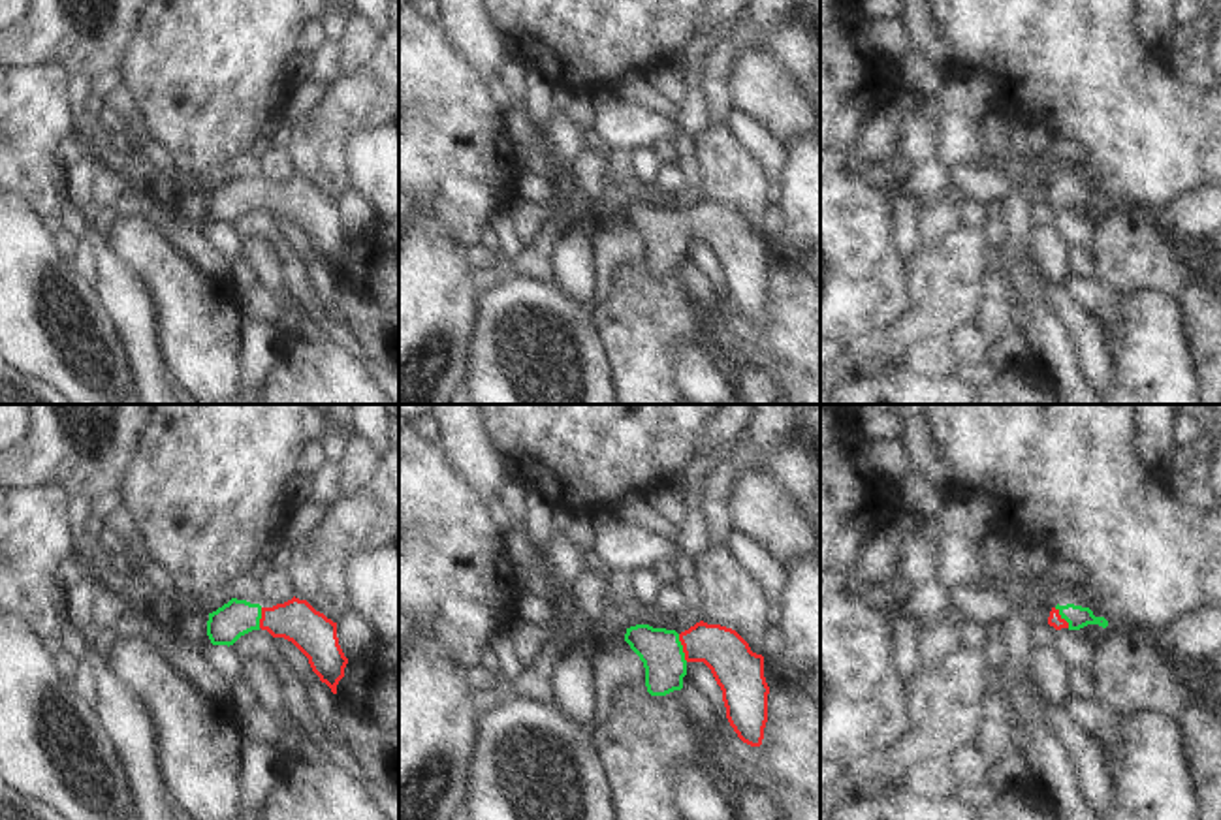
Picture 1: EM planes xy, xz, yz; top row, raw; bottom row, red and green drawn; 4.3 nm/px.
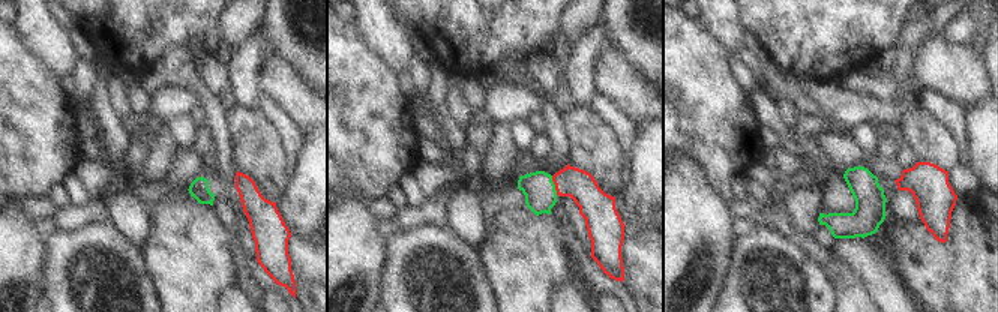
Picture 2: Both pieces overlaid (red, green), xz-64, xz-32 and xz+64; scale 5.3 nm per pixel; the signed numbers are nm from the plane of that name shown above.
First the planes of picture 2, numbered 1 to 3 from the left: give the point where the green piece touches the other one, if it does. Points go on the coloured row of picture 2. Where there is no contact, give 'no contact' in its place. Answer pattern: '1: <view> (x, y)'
1: no contact
2: xz-32 (556, 185)
3: no contact

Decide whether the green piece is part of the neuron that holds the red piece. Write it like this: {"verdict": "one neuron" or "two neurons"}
{"verdict": "one neuron"}

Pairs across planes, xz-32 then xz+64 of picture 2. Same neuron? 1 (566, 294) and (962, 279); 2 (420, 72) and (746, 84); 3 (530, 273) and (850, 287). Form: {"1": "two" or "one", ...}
{"1": "two", "2": "two", "3": "one"}

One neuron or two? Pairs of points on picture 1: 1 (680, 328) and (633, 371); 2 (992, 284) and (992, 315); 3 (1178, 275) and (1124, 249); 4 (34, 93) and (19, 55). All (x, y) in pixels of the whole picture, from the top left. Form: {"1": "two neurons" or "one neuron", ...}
{"1": "one neuron", "2": "one neuron", "3": "one neuron", "4": "two neurons"}

